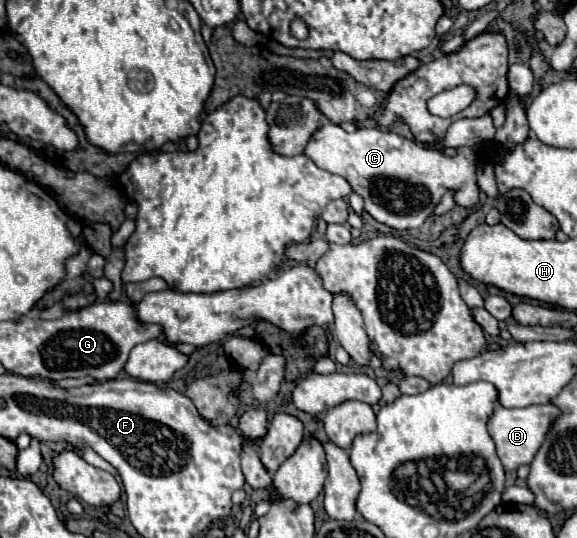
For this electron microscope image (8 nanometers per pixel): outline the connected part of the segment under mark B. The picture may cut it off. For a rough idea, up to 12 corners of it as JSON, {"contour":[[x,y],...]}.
{"contour":[[495,406],[489,434],[505,470],[529,464],[561,410]]}

